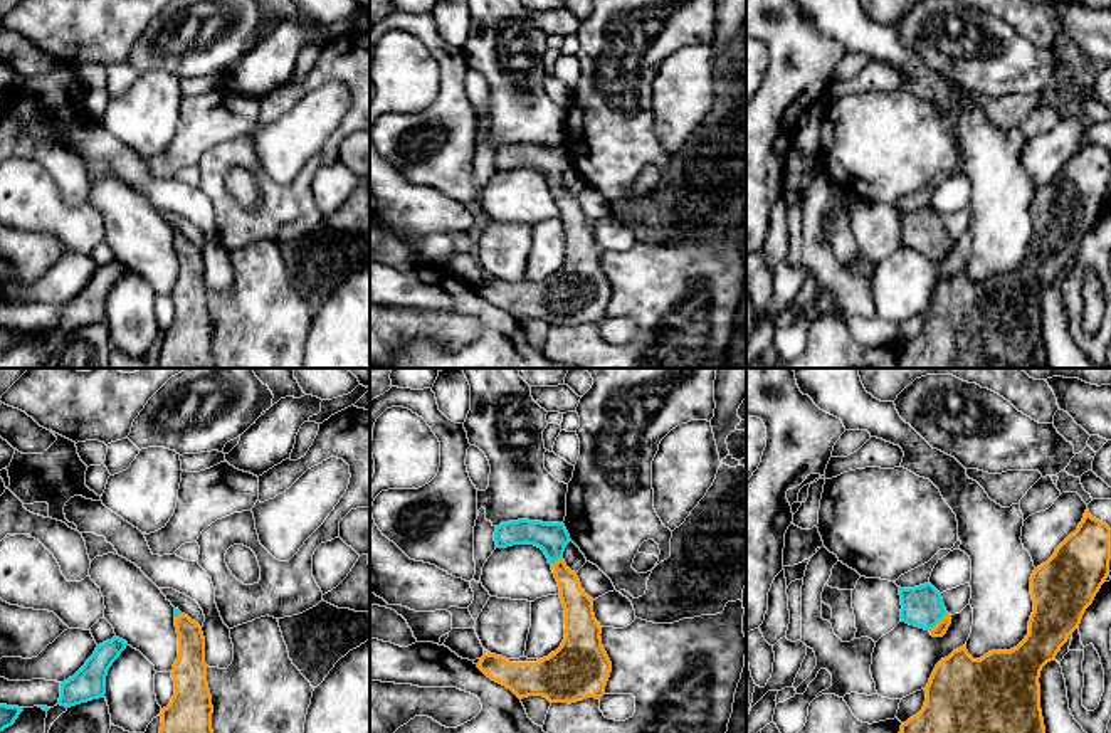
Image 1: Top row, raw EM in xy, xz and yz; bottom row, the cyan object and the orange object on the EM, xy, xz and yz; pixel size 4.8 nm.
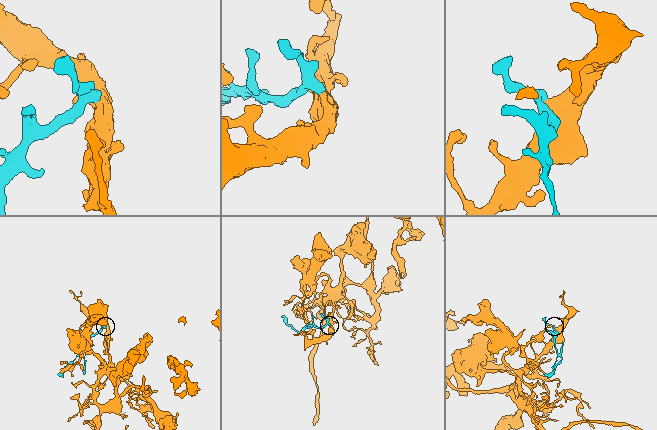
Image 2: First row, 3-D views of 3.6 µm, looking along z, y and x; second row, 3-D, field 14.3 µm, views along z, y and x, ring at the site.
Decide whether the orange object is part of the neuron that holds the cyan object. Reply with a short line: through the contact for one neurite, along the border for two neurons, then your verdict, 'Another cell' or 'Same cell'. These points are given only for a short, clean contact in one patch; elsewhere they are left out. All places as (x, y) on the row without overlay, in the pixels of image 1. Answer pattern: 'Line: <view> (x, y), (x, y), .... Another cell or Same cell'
Line: yz (923, 231), (938, 244), (940, 253). Same cell

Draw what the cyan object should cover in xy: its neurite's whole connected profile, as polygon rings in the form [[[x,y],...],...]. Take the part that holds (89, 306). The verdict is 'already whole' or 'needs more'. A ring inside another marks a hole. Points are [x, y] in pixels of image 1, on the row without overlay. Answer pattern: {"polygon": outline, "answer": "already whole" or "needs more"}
{"polygon": [[[119,261],[99,267],[86,287],[72,301],[61,306],[57,328],[71,331],[104,321],[108,294],[126,269],[128,266]]], "answer": "already whole"}

